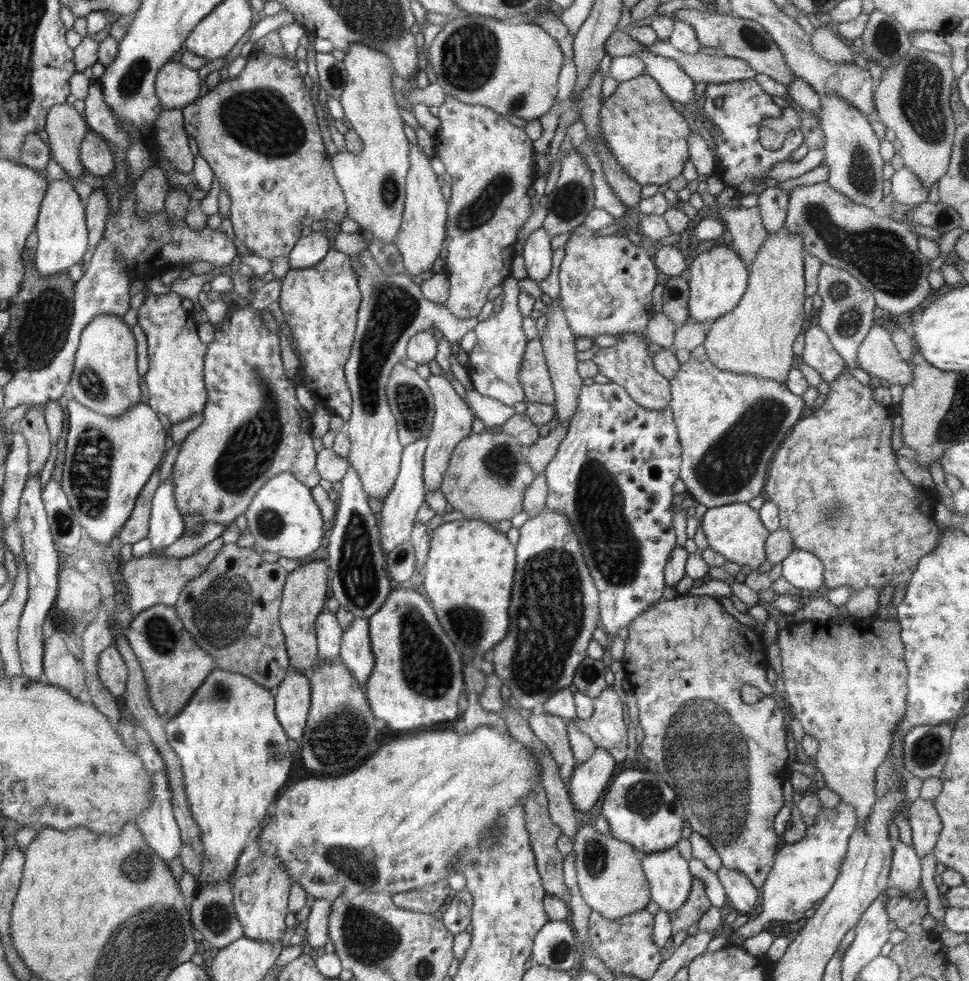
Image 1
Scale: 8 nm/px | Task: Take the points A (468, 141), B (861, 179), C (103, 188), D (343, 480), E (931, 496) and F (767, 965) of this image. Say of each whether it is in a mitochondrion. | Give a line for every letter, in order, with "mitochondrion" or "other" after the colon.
A: other
B: mitochondrion
C: other
D: other
E: other
F: other

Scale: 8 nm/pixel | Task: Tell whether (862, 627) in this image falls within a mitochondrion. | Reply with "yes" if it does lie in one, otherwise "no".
no

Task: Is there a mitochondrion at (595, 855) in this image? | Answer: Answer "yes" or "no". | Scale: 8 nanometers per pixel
yes

